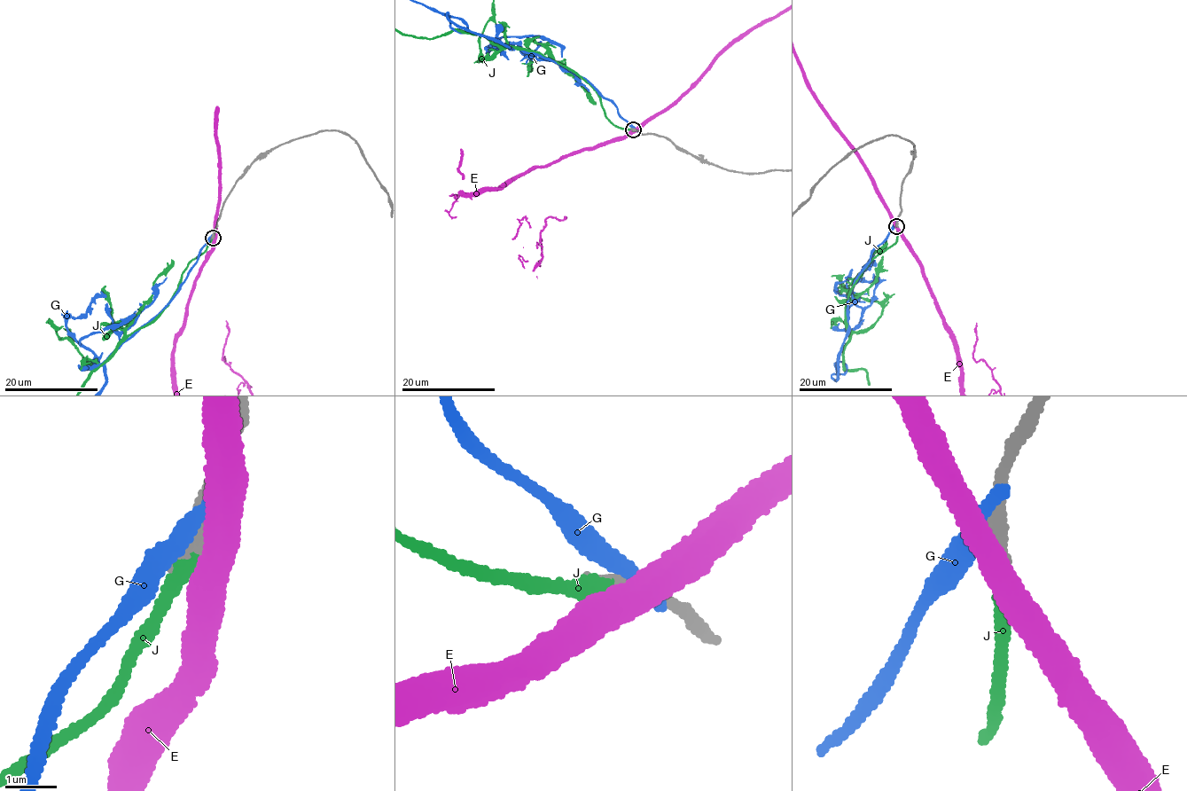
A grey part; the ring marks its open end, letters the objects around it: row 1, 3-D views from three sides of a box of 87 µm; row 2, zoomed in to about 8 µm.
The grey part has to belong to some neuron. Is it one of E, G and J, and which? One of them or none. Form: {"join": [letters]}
{"join": ["J"]}

